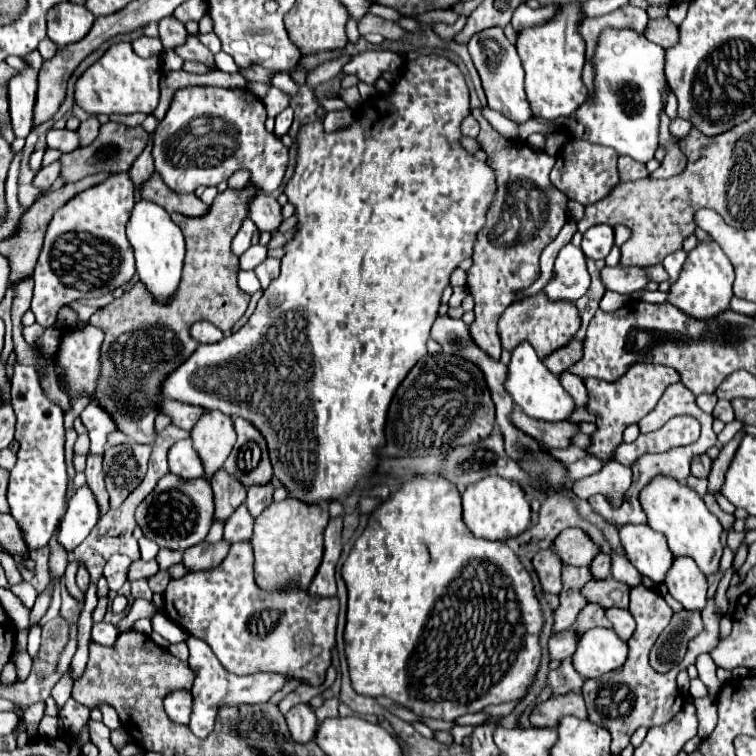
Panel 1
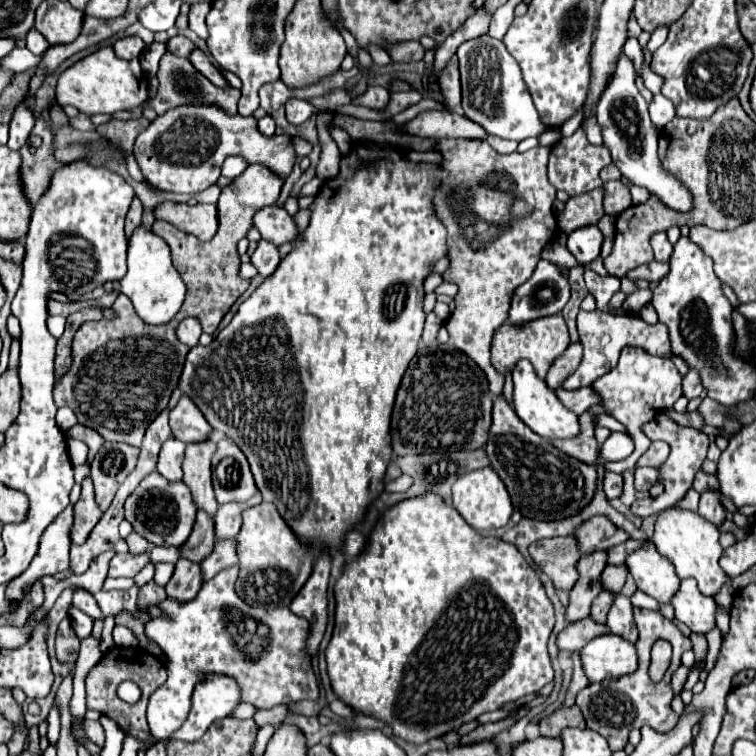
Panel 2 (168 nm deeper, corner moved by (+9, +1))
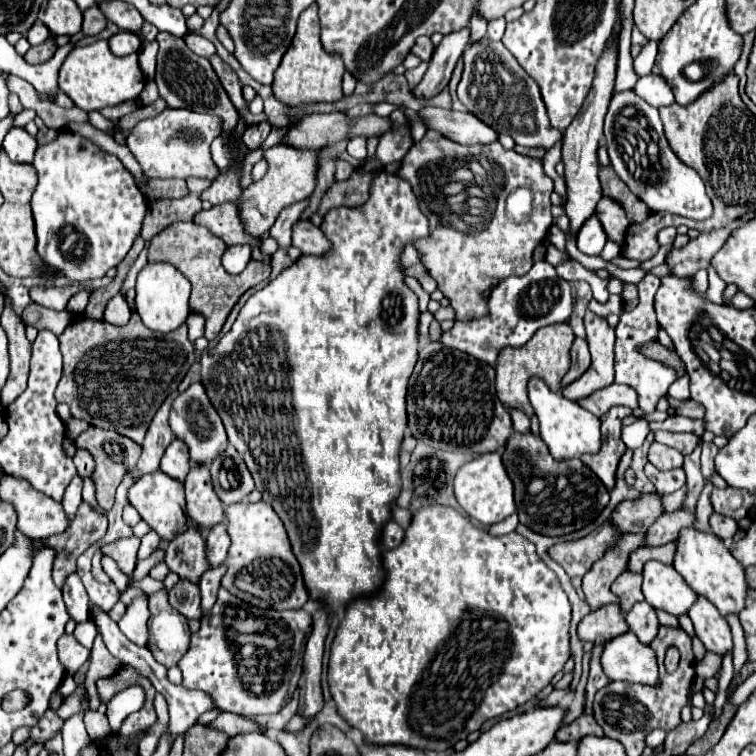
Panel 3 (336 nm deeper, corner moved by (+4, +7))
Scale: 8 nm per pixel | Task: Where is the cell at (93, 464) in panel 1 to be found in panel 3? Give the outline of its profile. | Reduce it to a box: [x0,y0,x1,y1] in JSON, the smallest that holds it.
[34,502,108,586]

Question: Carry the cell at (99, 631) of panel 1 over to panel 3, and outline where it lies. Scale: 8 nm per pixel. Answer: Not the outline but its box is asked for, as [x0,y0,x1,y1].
[62,574,90,622]

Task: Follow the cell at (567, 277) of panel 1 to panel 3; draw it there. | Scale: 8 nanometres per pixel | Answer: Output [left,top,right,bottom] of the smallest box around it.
[440,260,574,366]

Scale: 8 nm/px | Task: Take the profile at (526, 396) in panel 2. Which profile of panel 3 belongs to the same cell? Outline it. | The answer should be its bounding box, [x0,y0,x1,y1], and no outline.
[528,378,600,460]

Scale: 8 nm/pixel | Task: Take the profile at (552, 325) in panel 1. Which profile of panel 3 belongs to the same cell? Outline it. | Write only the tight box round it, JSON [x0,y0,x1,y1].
[496,324,574,416]

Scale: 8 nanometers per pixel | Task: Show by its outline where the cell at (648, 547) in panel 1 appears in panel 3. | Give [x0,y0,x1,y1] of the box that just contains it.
[642,560,698,616]

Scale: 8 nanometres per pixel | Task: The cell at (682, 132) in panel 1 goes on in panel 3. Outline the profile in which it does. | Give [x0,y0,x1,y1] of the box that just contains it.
[632,74,674,106]

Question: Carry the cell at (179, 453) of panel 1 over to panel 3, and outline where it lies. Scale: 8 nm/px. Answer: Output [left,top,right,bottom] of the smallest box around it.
[160,440,190,482]

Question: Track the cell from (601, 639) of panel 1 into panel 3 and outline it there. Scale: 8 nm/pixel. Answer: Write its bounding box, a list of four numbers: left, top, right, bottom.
[602,632,660,686]

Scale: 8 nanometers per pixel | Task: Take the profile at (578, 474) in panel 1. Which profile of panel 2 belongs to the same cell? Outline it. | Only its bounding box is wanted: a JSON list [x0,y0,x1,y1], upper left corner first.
[599,432,633,462]

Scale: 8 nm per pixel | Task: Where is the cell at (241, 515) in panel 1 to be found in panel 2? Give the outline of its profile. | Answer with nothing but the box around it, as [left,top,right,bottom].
[201,538,237,580]

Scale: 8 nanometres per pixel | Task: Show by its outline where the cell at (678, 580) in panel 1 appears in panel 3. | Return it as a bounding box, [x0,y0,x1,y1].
[688,596,734,656]

